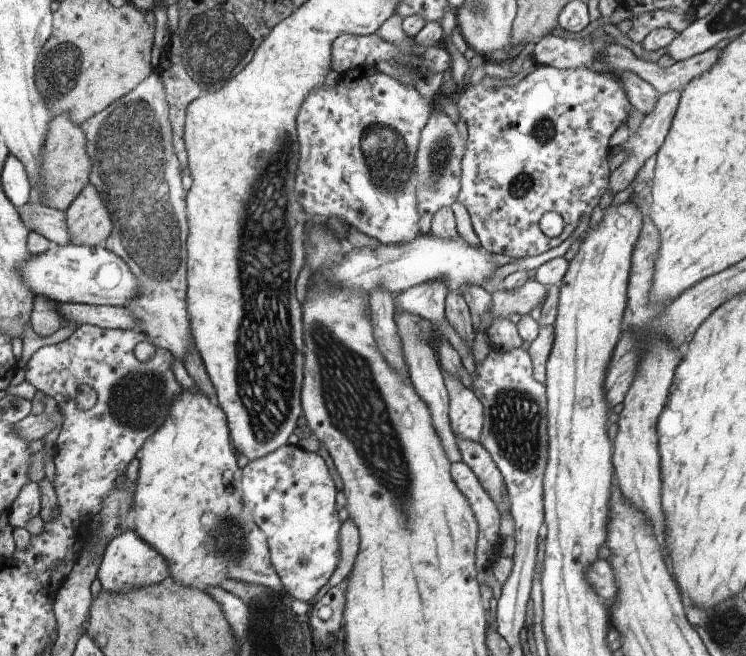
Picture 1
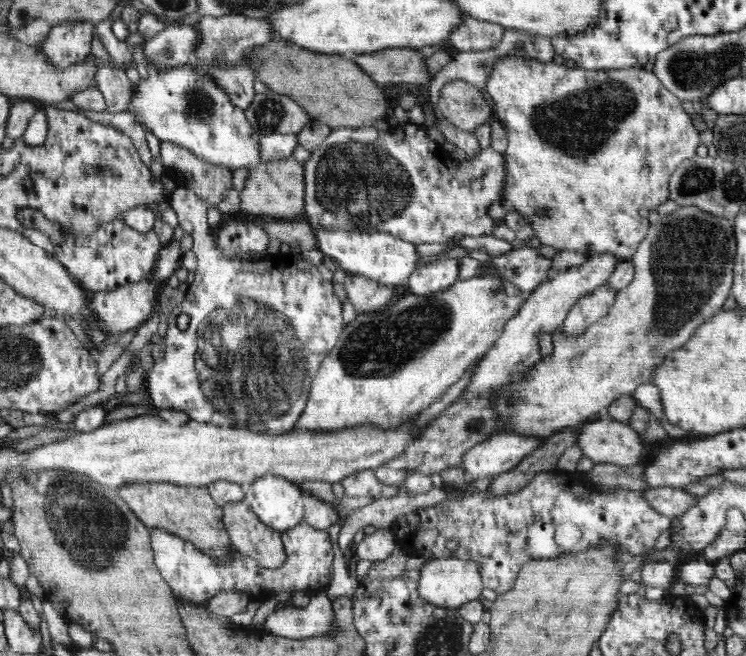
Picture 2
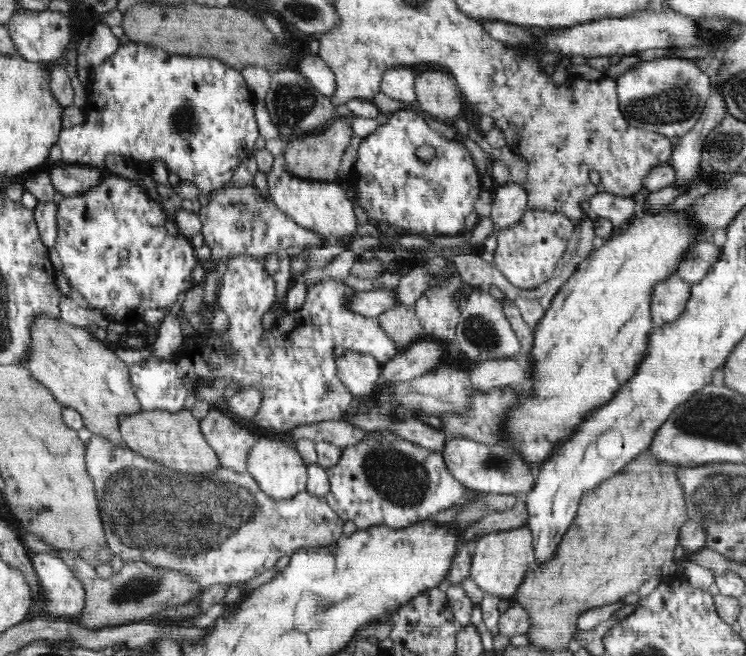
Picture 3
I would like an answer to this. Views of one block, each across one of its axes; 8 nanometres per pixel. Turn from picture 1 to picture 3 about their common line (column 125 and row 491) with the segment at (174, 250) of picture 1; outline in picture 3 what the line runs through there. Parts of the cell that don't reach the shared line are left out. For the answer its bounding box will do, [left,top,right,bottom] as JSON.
[86,433,345,590]

